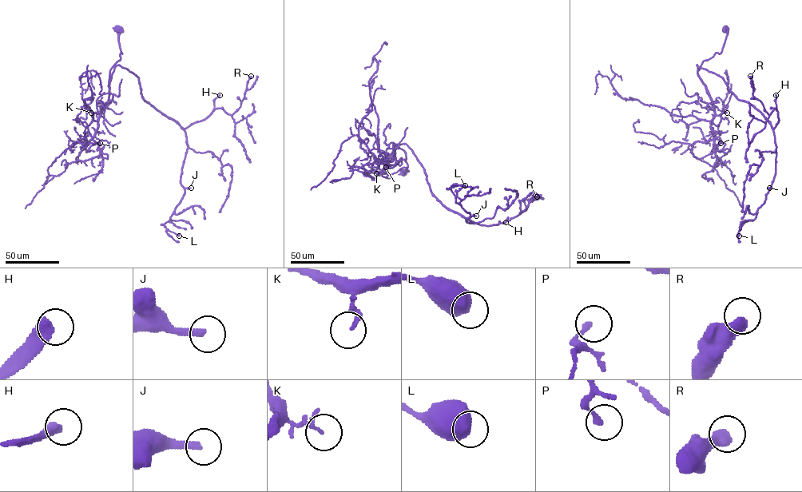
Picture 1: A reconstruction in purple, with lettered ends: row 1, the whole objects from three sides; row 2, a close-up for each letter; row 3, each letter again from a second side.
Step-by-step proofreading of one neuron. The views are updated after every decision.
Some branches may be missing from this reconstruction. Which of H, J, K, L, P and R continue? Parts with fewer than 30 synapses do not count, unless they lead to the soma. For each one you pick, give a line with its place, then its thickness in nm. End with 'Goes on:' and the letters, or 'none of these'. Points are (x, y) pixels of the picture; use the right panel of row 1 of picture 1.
H: place (776, 95); calibre 480 nm
J: place (769, 188); calibre 280 nm
Goes on: H, J

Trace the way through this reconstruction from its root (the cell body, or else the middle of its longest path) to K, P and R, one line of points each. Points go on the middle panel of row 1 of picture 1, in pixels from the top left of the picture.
K: (402, 172), (407, 167), (405, 152), (395, 144), (393, 159), (376, 173)
P: (402, 172), (407, 167), (405, 152), (395, 144), (392, 160), (383, 157), (379, 161), (386, 167)
R: (402, 172), (405, 152), (395, 144), (410, 149), (442, 204), (480, 224), (509, 220), (537, 196)

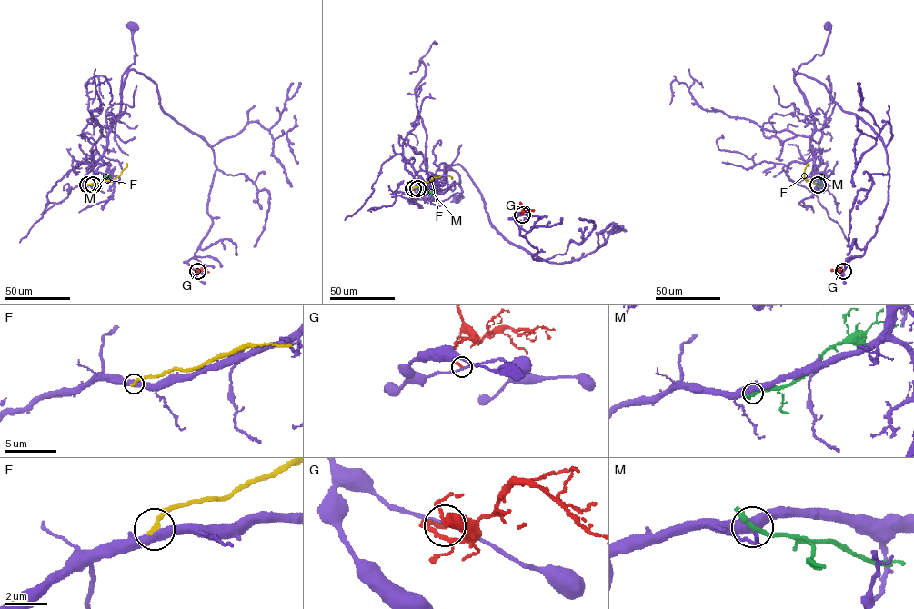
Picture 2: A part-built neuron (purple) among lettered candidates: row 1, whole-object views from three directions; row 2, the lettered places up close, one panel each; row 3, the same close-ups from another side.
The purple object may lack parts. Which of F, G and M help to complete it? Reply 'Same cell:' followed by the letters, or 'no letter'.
Same cell: no letter

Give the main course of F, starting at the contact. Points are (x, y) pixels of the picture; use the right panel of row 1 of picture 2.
F: (818, 184), (805, 178), (808, 163)

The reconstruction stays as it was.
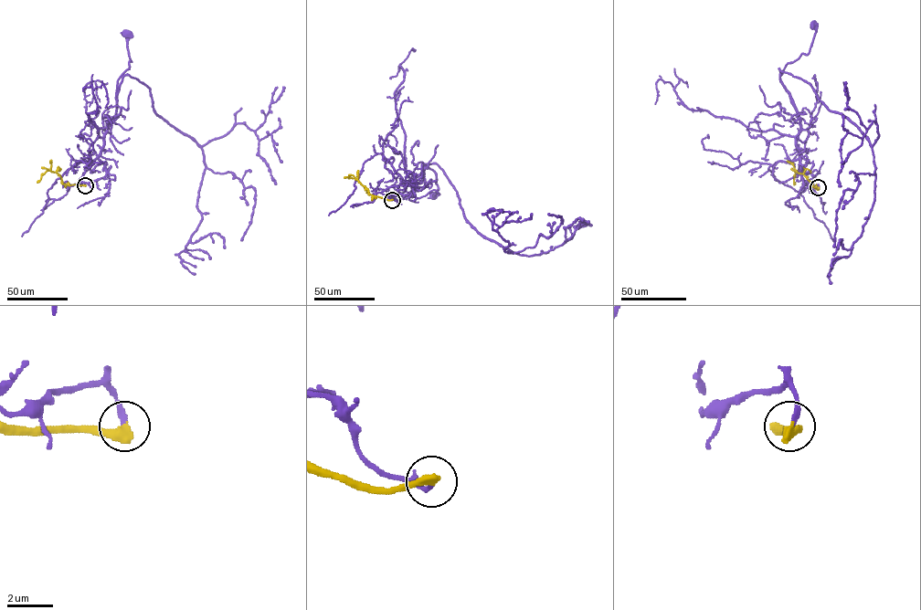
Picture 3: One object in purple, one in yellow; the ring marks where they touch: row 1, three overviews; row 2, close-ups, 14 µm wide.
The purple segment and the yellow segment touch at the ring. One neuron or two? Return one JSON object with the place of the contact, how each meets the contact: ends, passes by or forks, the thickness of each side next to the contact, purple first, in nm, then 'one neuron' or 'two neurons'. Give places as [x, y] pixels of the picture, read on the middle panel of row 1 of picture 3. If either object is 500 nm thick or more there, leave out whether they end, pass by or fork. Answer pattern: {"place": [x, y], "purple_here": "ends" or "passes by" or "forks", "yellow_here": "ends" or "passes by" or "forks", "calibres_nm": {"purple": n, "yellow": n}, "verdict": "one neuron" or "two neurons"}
{"place": [392, 200], "purple_here": "ends", "yellow_here": "ends", "calibres_nm": {"purple": 200, "yellow": 440}, "verdict": "two neurons"}

